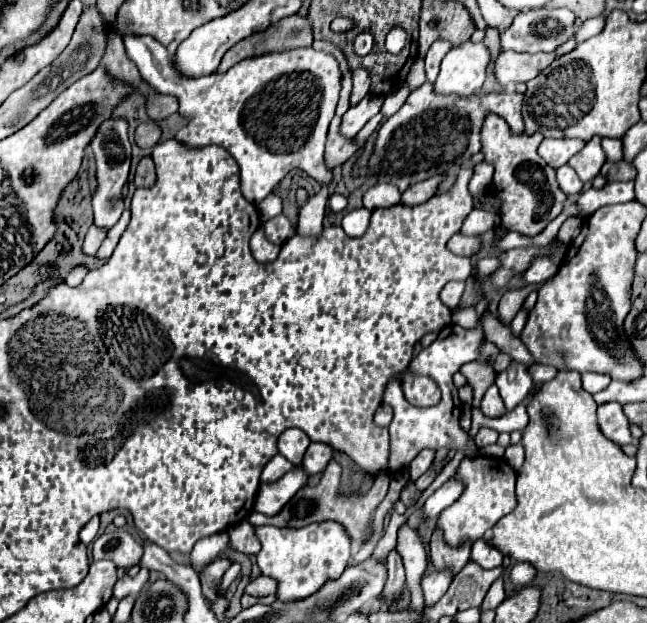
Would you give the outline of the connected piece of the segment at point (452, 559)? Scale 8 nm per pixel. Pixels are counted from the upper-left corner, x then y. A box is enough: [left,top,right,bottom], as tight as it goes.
[429,531,471,573]

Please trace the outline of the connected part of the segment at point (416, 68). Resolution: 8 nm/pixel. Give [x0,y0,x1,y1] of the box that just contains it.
[405,57,427,91]

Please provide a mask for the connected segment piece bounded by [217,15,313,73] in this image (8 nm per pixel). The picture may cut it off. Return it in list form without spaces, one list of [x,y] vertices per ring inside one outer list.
[[[291,15],[285,17],[271,27],[267,27],[261,33],[255,33],[237,45],[233,45],[221,59],[219,73],[227,71],[231,65],[247,59],[247,57],[257,57],[265,55],[271,51],[289,51],[289,49],[299,49],[299,47],[311,47],[313,35],[309,21],[301,15]]]

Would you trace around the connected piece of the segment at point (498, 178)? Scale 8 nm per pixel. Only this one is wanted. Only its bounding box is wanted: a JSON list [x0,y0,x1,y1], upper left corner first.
[481,113,567,237]

